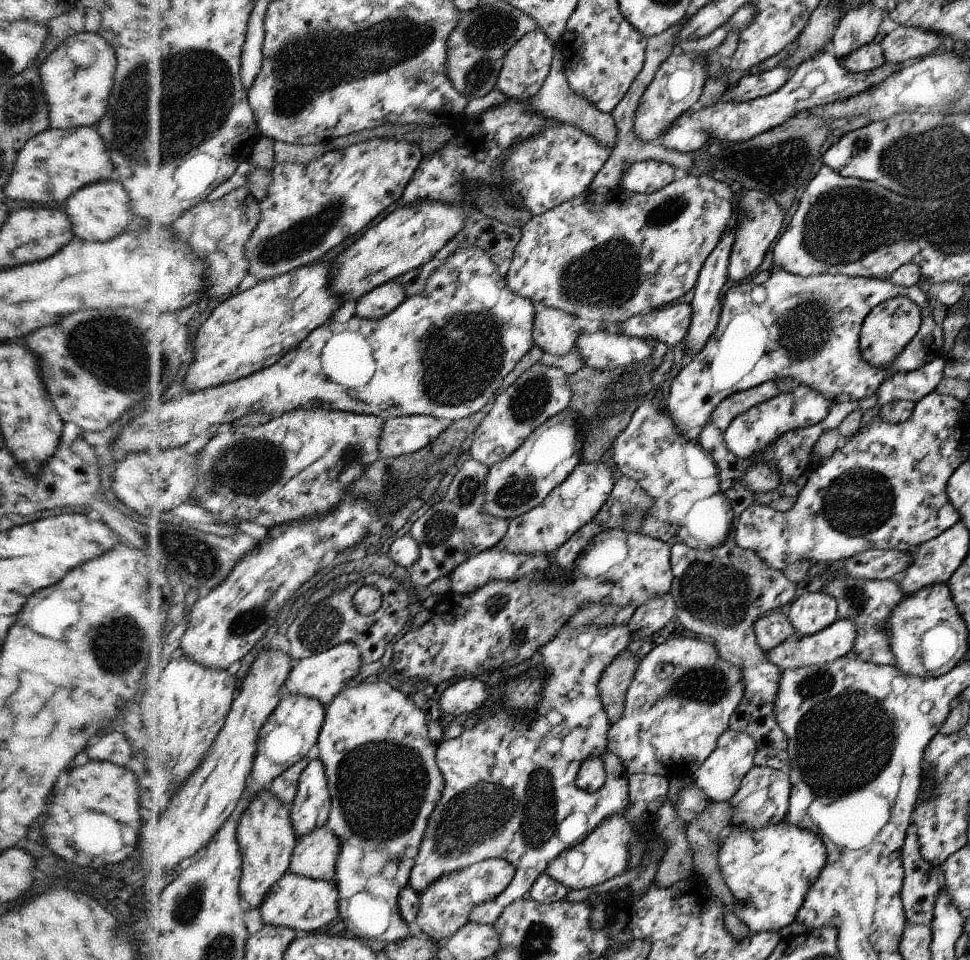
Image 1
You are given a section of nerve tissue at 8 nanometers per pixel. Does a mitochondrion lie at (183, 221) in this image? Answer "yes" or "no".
no

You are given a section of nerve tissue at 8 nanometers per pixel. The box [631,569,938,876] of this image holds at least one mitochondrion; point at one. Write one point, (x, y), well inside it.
(844, 742)

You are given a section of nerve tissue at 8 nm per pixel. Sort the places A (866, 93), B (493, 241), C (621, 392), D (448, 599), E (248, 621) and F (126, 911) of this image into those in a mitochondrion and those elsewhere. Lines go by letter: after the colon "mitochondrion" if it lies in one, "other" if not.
A: other
B: other
C: mitochondrion
D: other
E: mitochondrion
F: other

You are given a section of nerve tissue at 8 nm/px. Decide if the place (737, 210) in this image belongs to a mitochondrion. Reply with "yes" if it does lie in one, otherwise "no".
no

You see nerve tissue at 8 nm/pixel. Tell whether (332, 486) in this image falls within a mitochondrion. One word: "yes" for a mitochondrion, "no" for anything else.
no

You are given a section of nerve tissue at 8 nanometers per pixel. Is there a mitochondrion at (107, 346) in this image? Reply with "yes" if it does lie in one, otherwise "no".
yes

